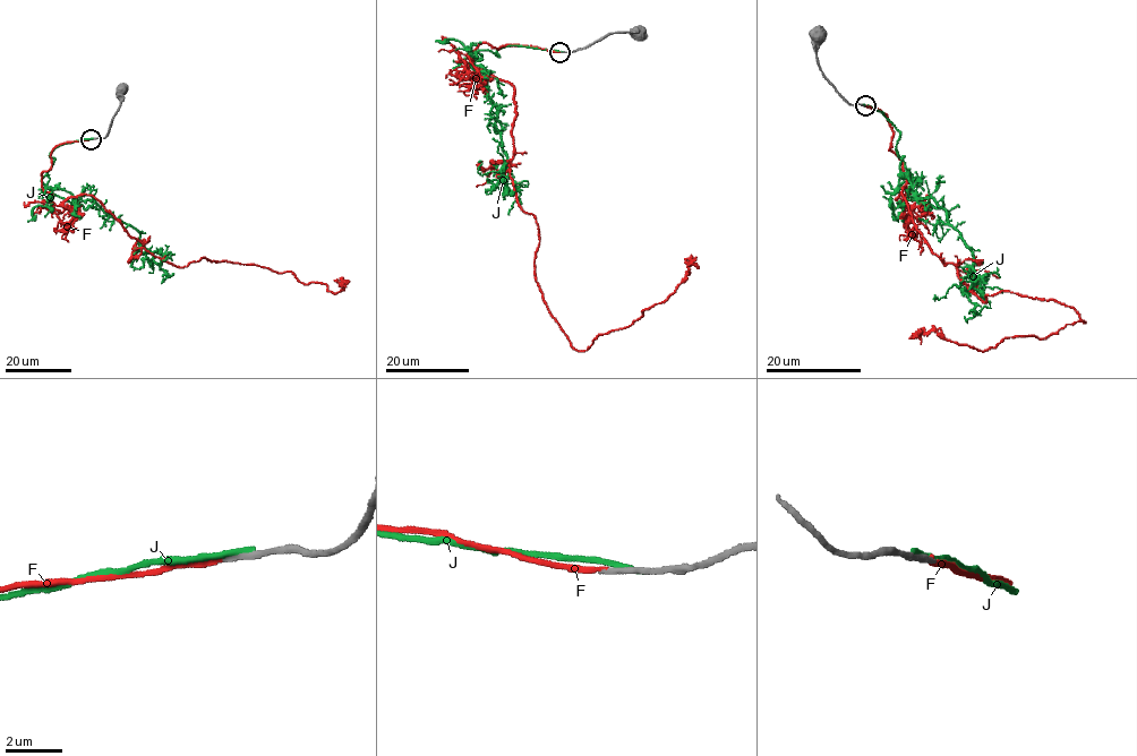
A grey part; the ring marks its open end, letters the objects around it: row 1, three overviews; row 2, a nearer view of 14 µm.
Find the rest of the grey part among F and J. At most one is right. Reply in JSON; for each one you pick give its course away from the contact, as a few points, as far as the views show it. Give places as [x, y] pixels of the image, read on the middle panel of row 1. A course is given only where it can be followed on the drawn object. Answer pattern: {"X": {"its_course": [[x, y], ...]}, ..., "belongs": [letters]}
{"F": {"its_course": [[560, 52], [467, 54], [514, 91], [507, 161], [547, 309], [587, 350], [697, 257]]}, "belongs": ["F"]}

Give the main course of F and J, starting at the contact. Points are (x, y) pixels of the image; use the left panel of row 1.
F: (91, 139), (53, 149), (41, 179), (57, 205), (91, 195), (178, 267), (206, 257), (345, 286)
J: (92, 138), (56, 147), (42, 181), (76, 202), (92, 199), (137, 230), (153, 252), (131, 266)

